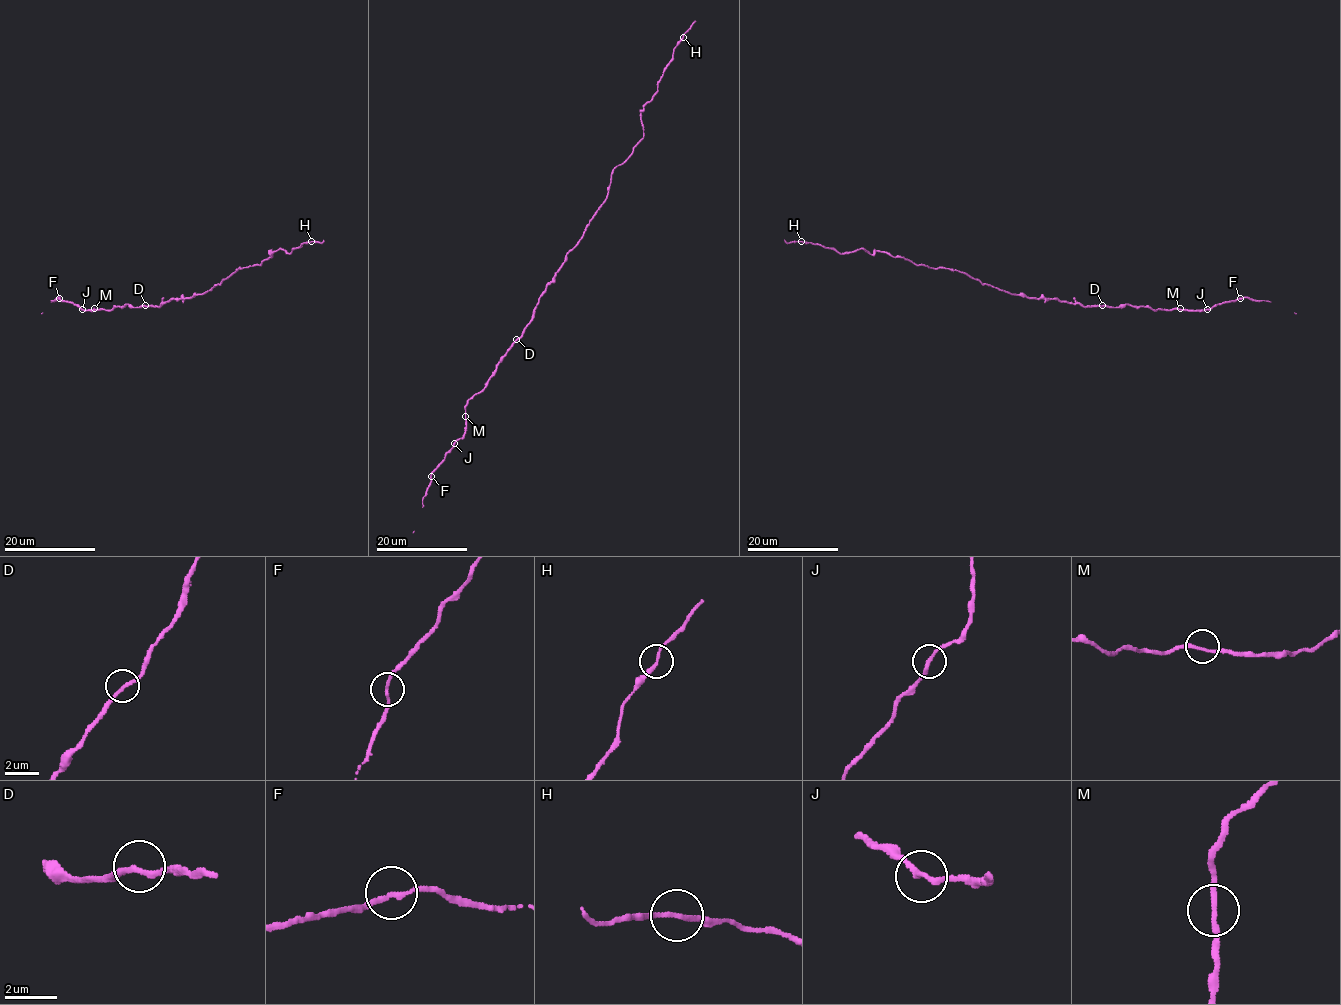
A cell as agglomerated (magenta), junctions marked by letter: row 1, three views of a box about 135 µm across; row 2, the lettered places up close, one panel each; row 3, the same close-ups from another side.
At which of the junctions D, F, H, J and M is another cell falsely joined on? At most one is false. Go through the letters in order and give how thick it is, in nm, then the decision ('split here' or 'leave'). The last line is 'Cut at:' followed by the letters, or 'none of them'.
D: 200 nm | leave
F: 190 nm | leave
H: 200 nm | leave
J: 200 nm | leave
M: 200 nm | leave
Cut at: none of them

